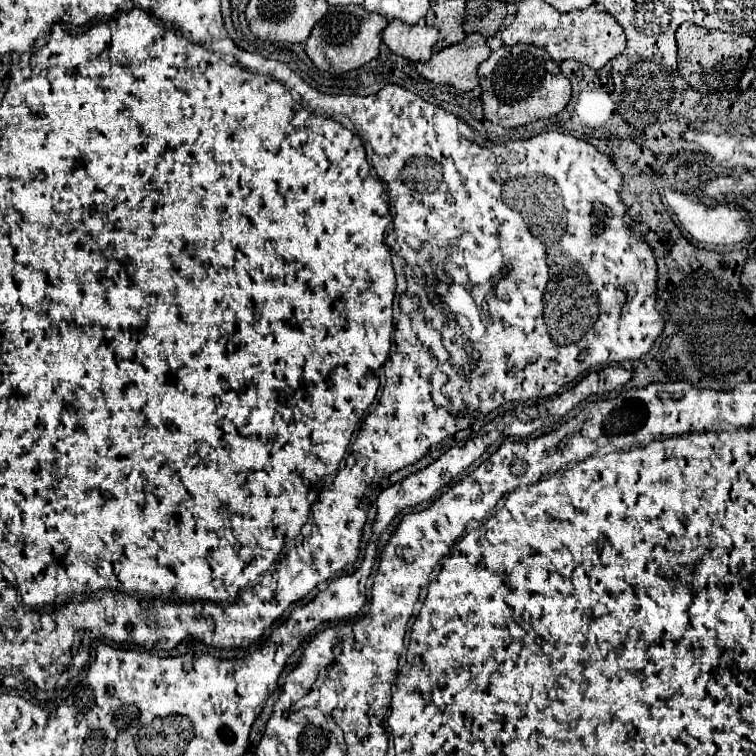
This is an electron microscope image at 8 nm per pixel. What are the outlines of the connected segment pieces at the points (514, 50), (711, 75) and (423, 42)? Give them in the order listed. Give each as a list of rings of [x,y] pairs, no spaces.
[[[528,43],[502,45],[496,49],[480,63],[478,77],[482,87],[484,117],[508,129],[558,115],[568,105],[572,93],[572,83],[562,75],[550,55],[542,47]]]
[[[692,21],[680,25],[680,29],[676,31],[676,43],[678,43],[678,73],[688,81],[690,87],[706,93],[736,89],[742,71],[750,59],[750,53],[754,49],[754,39],[748,35],[706,29],[698,27]]]
[[[392,19],[382,31],[382,39],[388,49],[410,61],[428,61],[432,47],[438,41],[438,29],[430,25],[406,25],[400,19]]]

